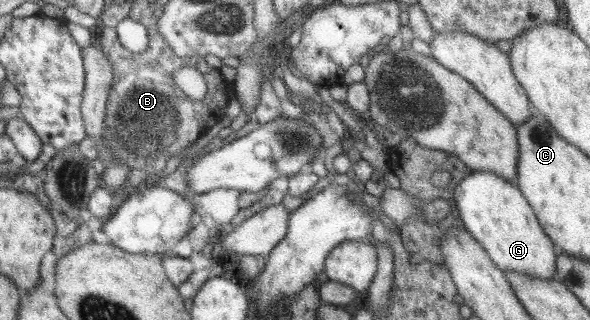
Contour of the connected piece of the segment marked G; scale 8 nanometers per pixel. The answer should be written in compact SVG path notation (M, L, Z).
M471 170L452 189L453 209L469 235L501 270L554 279L554 244L545 235L516 184L485 170Z

